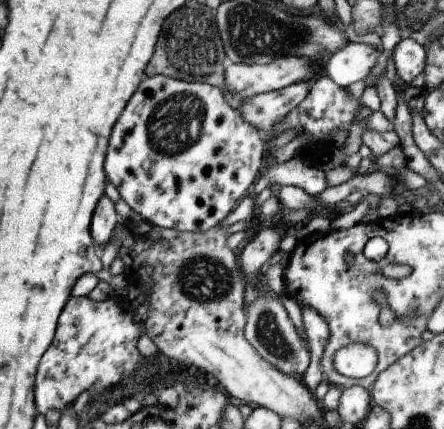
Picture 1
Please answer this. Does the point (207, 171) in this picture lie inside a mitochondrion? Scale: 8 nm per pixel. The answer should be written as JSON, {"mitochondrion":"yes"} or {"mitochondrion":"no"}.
{"mitochondrion":"no"}

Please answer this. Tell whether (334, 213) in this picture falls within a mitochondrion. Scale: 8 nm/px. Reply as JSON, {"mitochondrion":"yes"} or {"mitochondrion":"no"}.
{"mitochondrion":"no"}

